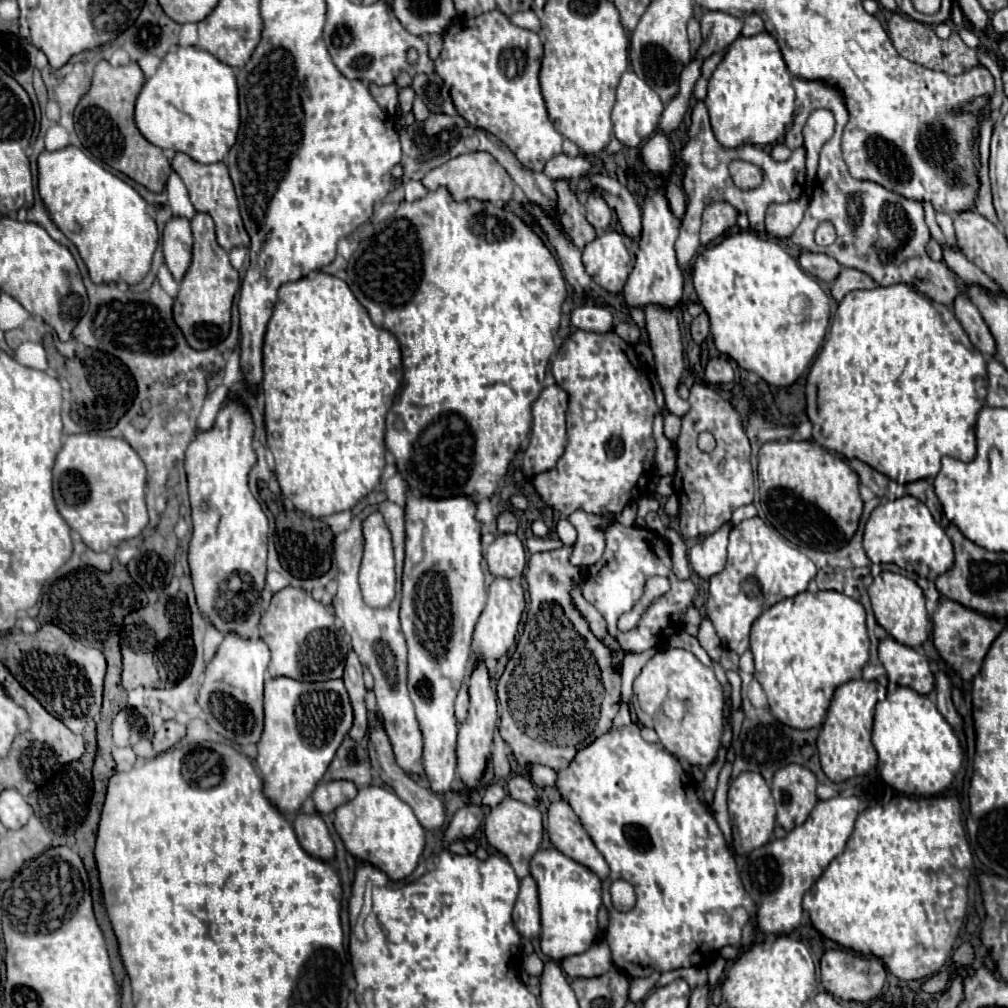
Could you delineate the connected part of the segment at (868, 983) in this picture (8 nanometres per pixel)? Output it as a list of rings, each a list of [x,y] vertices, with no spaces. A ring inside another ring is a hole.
[[[826,950],[820,960],[820,982],[838,1000],[848,1002],[870,1002],[874,1000],[886,982],[886,968],[876,956],[862,956],[852,950]]]

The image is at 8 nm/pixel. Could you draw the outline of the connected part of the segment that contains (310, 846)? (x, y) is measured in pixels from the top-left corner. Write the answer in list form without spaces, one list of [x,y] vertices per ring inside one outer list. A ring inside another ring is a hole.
[[[296,814],[294,830],[296,830],[300,846],[308,854],[320,860],[334,858],[334,842],[320,814]]]

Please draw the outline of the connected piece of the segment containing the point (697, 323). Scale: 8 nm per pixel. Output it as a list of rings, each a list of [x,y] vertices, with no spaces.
[[[702,312],[700,316],[696,316],[694,318],[694,322],[692,322],[692,338],[694,338],[694,342],[696,344],[702,344],[704,342],[704,338],[708,336],[708,314],[706,312]]]

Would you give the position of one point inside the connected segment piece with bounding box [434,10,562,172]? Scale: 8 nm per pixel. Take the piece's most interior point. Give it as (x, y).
(490, 66)

